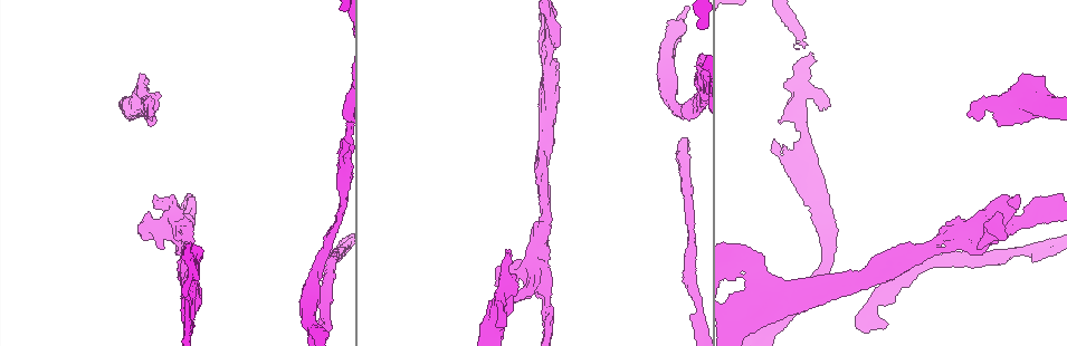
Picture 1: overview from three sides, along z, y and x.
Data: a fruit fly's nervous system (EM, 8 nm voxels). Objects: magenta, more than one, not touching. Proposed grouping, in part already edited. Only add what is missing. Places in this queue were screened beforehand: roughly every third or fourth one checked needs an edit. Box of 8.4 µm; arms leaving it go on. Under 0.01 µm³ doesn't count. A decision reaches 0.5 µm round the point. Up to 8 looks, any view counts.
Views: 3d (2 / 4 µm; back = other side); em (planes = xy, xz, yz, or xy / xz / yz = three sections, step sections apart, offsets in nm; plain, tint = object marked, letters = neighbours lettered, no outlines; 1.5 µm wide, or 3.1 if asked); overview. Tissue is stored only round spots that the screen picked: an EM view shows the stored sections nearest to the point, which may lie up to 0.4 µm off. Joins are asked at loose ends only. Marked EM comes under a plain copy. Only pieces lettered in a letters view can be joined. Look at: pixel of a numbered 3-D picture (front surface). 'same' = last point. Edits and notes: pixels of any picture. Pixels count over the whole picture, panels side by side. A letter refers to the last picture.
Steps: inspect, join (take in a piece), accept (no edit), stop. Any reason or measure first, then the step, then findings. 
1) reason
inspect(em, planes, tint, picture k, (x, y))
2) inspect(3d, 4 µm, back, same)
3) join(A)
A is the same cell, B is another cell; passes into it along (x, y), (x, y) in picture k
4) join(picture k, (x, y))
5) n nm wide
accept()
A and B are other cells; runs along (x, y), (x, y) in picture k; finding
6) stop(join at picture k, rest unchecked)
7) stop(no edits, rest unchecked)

branch stops here
inspect(em, planes, letters, picture 1, (886, 253))

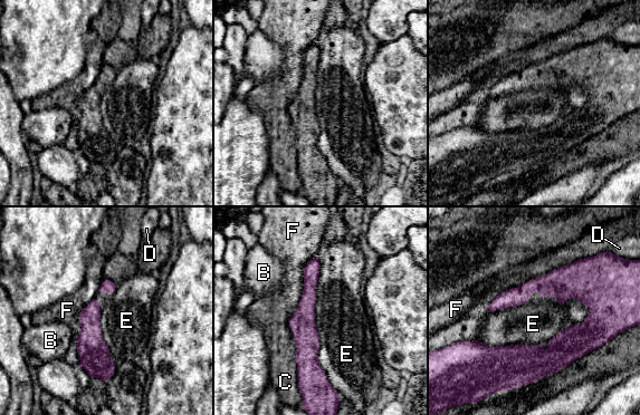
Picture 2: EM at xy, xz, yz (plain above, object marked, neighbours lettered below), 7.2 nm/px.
E touches over 950 nm
accept()
B, C, D, E and F are other cells; none of them fits

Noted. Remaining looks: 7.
free end
inspect(3d, 4 µm, picture 1, (552, 57))

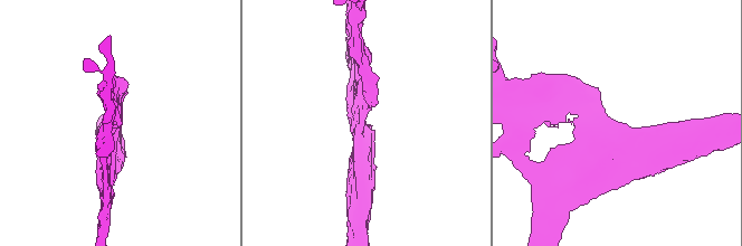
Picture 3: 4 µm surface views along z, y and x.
inspect(em, xz, step 8, letters, picture 3, (362, 122))

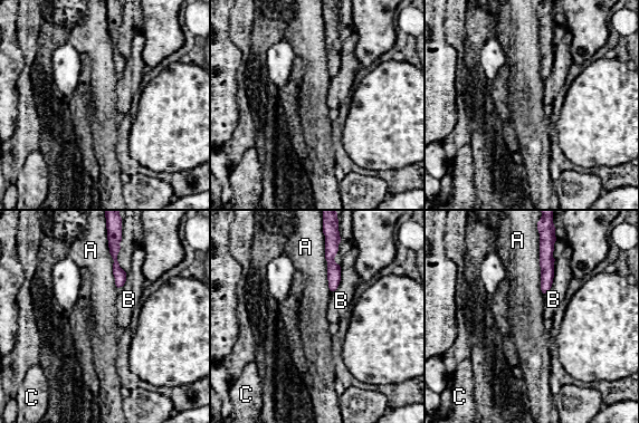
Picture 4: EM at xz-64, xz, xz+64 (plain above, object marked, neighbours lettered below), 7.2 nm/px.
accept()
A, B and C are other cells; border along (539, 248), (540, 289), (543, 294) in picture 4; none of them fits

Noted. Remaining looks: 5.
an open end
inspect(3d, 2 µm, picture 1, (145, 80))

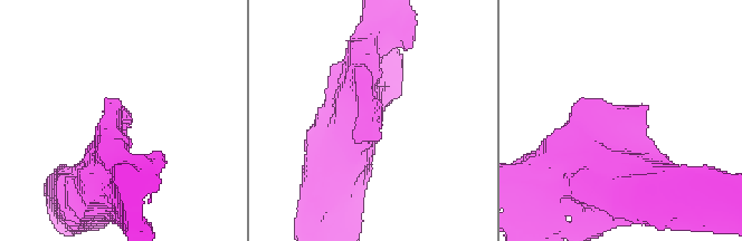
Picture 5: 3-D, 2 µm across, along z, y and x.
now the EM
inspect(em, planes, letters, picture 5, (360, 139))

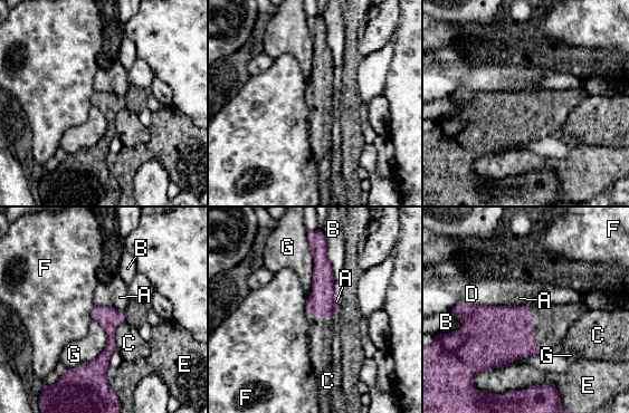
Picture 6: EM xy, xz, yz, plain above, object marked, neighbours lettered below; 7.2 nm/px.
accept()
A, B, C, D, E, F and G are other cells; border along (95, 318), (105, 347), (68, 370) in picture 6; no lettered piece goes on from it

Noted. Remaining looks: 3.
stop(no edits, rest unchecked)

